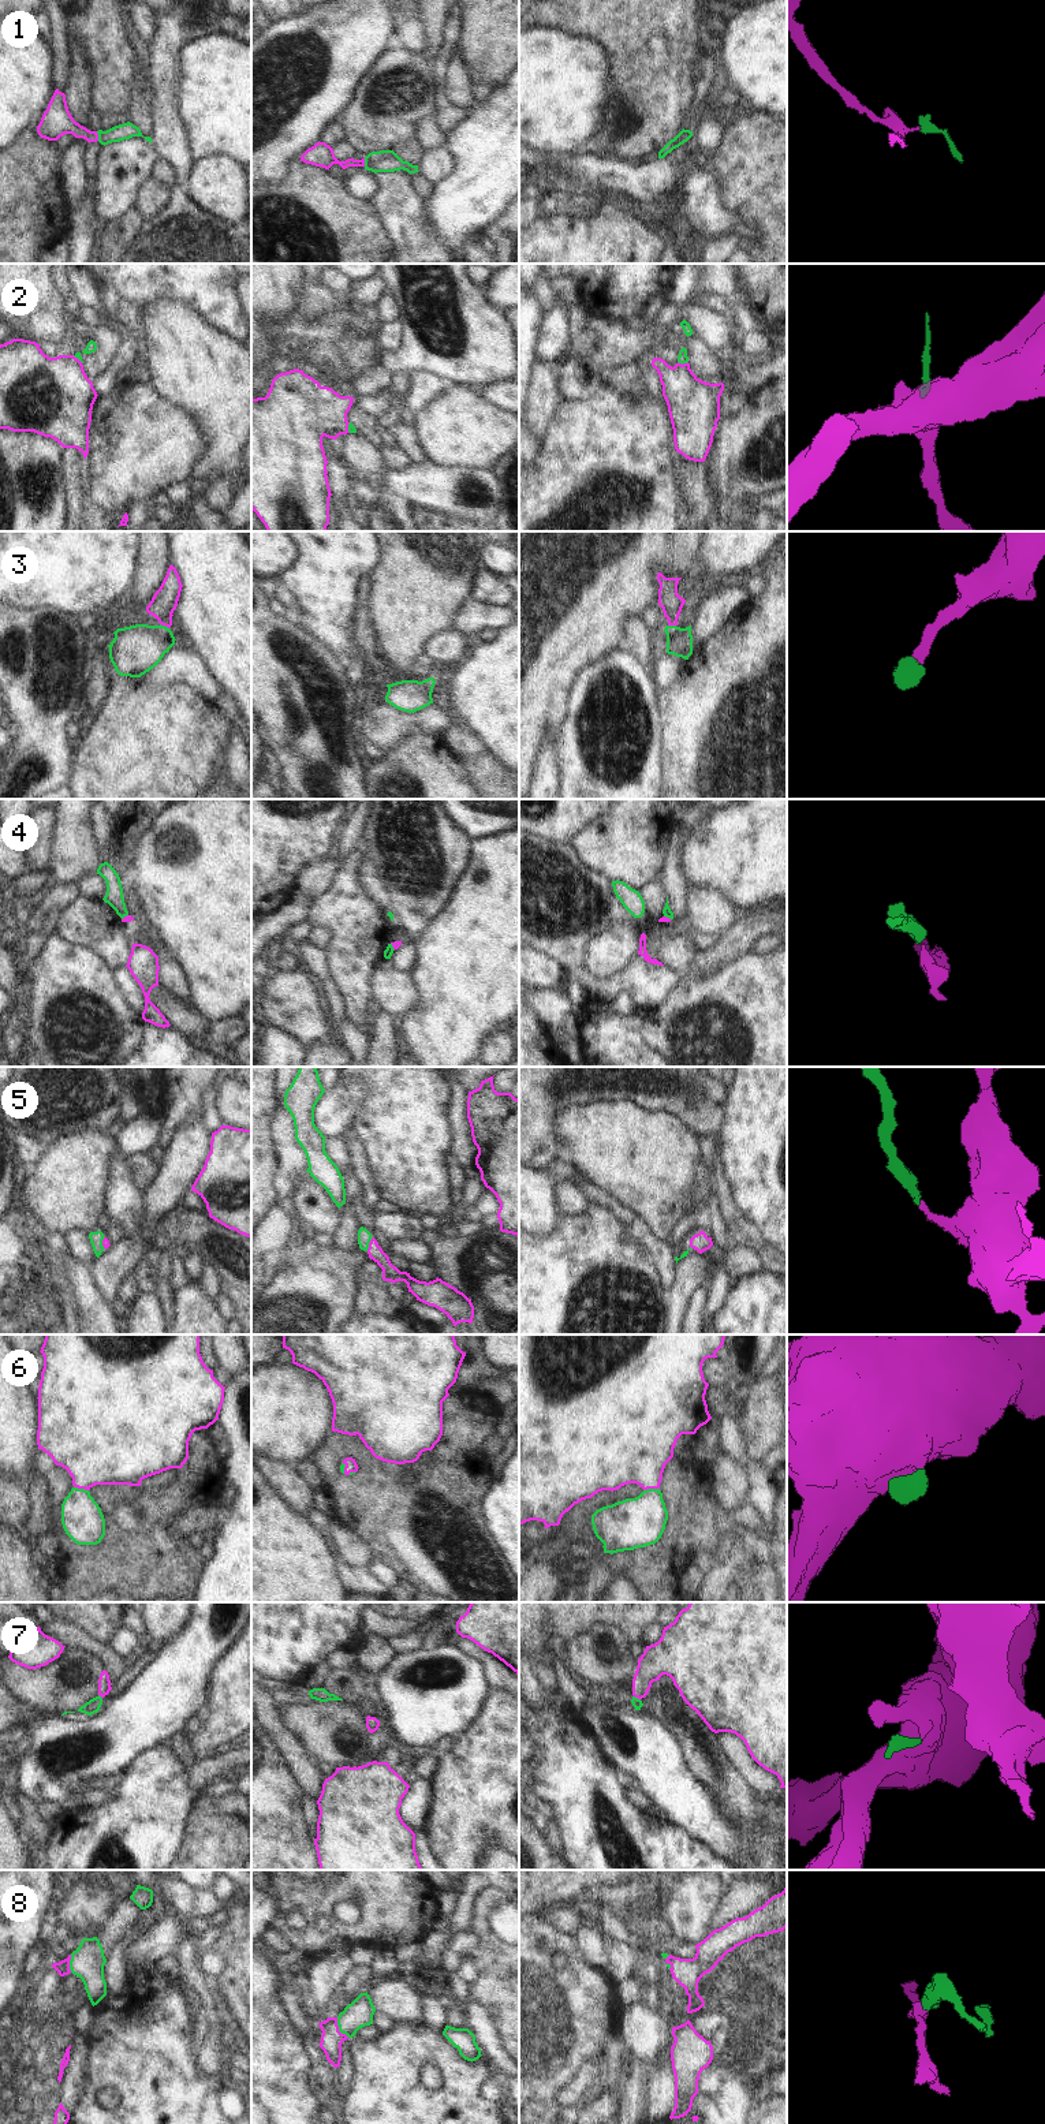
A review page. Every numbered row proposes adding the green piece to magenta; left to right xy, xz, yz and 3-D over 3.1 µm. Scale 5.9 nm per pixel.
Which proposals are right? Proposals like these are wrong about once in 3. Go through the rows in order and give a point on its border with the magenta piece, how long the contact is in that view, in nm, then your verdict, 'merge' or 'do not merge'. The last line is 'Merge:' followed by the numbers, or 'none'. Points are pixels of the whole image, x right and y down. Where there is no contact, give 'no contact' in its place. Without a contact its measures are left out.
1: xy (97, 135) | 60 nm | merge
2: yz (683, 364) | 60 nm | merge
3: xy (164, 624) | 70 nm | merge
4: yz (668, 918) | 50 nm | do not merge
5: xz (369, 1245) | 90 nm | merge
6: yz (650, 1488) | 100 nm | merge
7: xy (100, 1695) | 40 nm | merge
8: xz (338, 2029) | 150 nm | merge
Merge: 1, 2, 3, 5, 6, 7, 8

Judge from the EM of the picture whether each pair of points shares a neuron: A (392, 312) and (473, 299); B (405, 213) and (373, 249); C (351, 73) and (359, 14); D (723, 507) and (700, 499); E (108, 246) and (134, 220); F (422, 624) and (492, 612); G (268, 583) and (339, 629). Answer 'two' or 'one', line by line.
A: two
B: two
C: one
D: two
E: one
F: two
G: two

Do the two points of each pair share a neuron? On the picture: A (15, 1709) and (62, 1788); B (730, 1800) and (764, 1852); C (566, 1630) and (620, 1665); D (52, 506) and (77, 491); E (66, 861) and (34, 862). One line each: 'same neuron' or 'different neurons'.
A: different neurons
B: different neurons
C: different neurons
D: different neurons
E: different neurons

